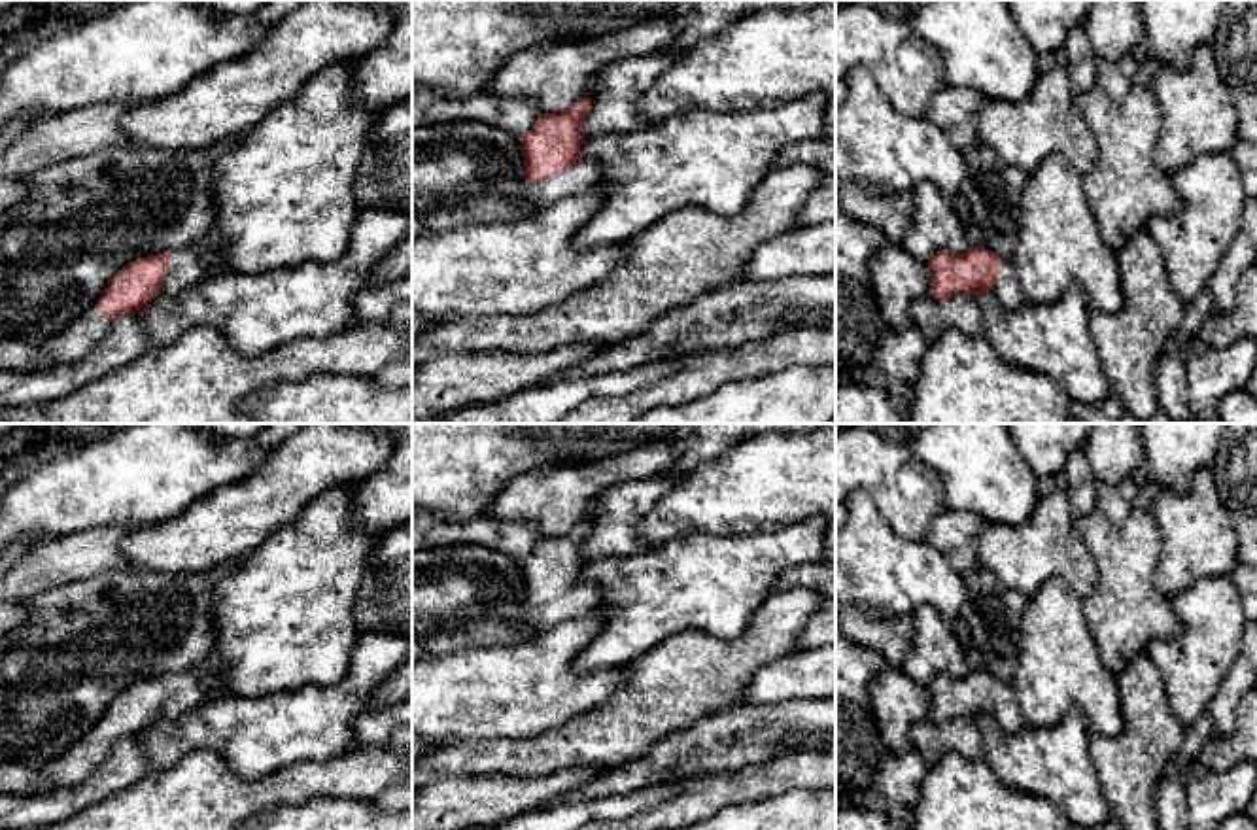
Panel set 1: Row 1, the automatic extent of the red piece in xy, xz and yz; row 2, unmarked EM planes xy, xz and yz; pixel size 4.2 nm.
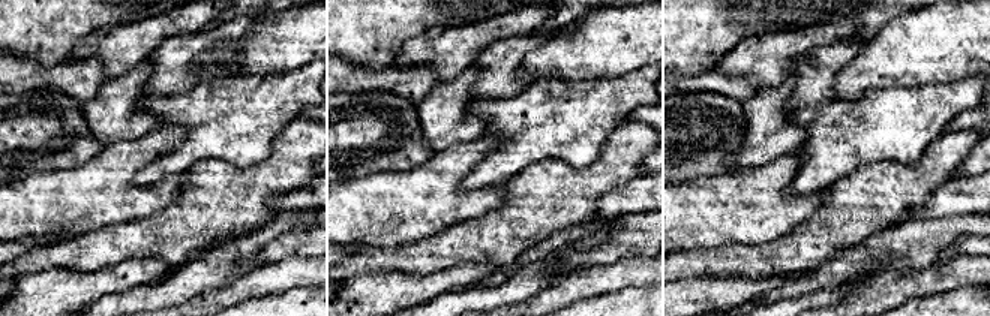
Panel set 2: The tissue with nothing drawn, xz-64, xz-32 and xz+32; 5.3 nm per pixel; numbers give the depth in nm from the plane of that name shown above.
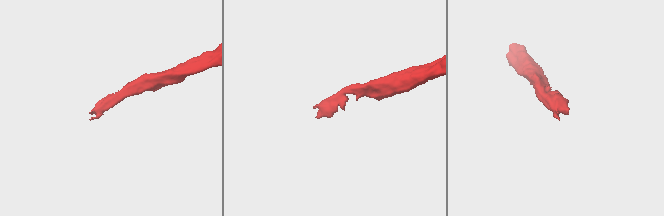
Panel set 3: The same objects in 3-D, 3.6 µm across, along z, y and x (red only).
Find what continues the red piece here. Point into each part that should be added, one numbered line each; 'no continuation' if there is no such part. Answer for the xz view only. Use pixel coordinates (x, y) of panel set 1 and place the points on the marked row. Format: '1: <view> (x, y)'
1: xz (585, 172)

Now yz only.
1: yz (1006, 290)

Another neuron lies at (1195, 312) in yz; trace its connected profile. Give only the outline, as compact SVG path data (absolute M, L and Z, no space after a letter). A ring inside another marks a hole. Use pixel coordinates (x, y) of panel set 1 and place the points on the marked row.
M1206 287L1200 291L1197 301L1185 304L1180 329L1166 338L1166 354L1183 357L1187 352L1187 342L1198 337L1200 325L1212 314L1215 314L1214 297Z

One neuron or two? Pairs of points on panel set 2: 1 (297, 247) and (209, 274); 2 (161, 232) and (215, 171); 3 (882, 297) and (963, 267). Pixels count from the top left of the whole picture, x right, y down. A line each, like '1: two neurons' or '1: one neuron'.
1: two neurons
2: one neuron
3: one neuron

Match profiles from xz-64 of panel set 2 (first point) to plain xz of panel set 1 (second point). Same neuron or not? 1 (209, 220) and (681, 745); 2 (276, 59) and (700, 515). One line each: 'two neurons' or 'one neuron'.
1: two neurons
2: one neuron

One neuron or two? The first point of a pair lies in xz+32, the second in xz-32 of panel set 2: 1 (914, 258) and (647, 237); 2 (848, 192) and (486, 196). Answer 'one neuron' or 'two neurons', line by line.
1: one neuron
2: two neurons

